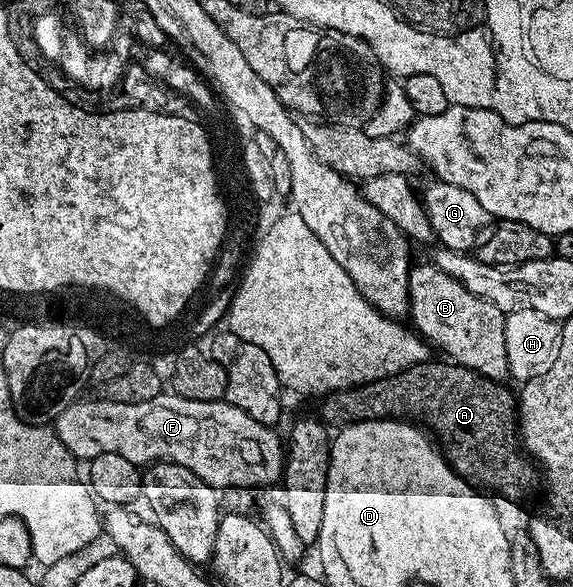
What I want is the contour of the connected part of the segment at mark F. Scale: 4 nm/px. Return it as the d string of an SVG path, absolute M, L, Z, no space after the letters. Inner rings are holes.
M164 394L149 402L122 404L106 398L100 400L80 399L70 404L53 422L53 431L71 455L79 462L96 460L101 454L121 454L130 464L150 466L160 462L185 466L193 470L209 486L217 490L249 488L258 490L262 484L278 485L285 467L285 444L279 441L274 427L257 422L226 399L213 402L197 402L174 394Z

